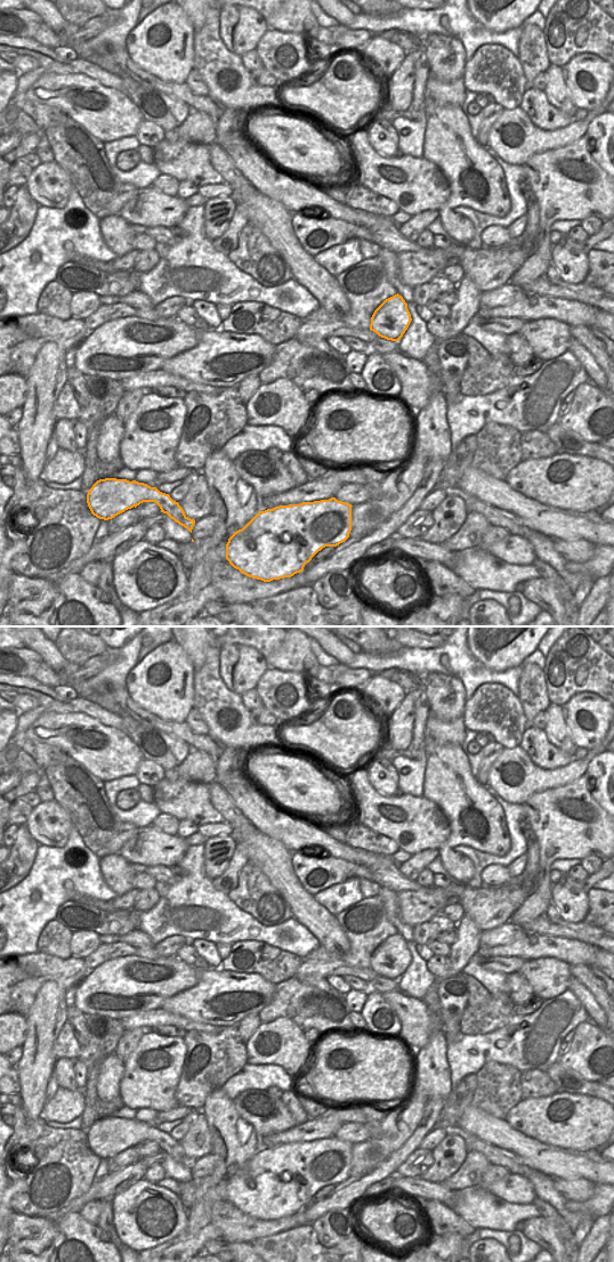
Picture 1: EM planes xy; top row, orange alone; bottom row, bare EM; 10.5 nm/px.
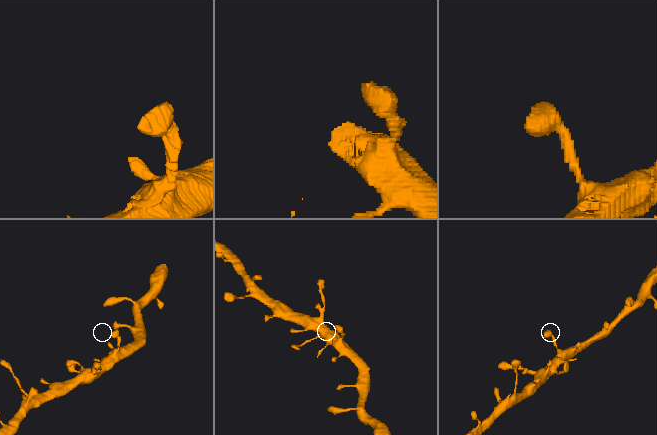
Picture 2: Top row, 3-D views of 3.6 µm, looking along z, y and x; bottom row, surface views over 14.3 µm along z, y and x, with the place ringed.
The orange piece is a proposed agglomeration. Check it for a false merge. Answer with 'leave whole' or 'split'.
leave whole

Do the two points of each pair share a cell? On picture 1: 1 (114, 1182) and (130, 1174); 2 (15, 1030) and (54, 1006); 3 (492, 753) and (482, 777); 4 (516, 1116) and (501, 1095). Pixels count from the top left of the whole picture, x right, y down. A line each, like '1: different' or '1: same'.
1: same
2: different
3: same
4: different

